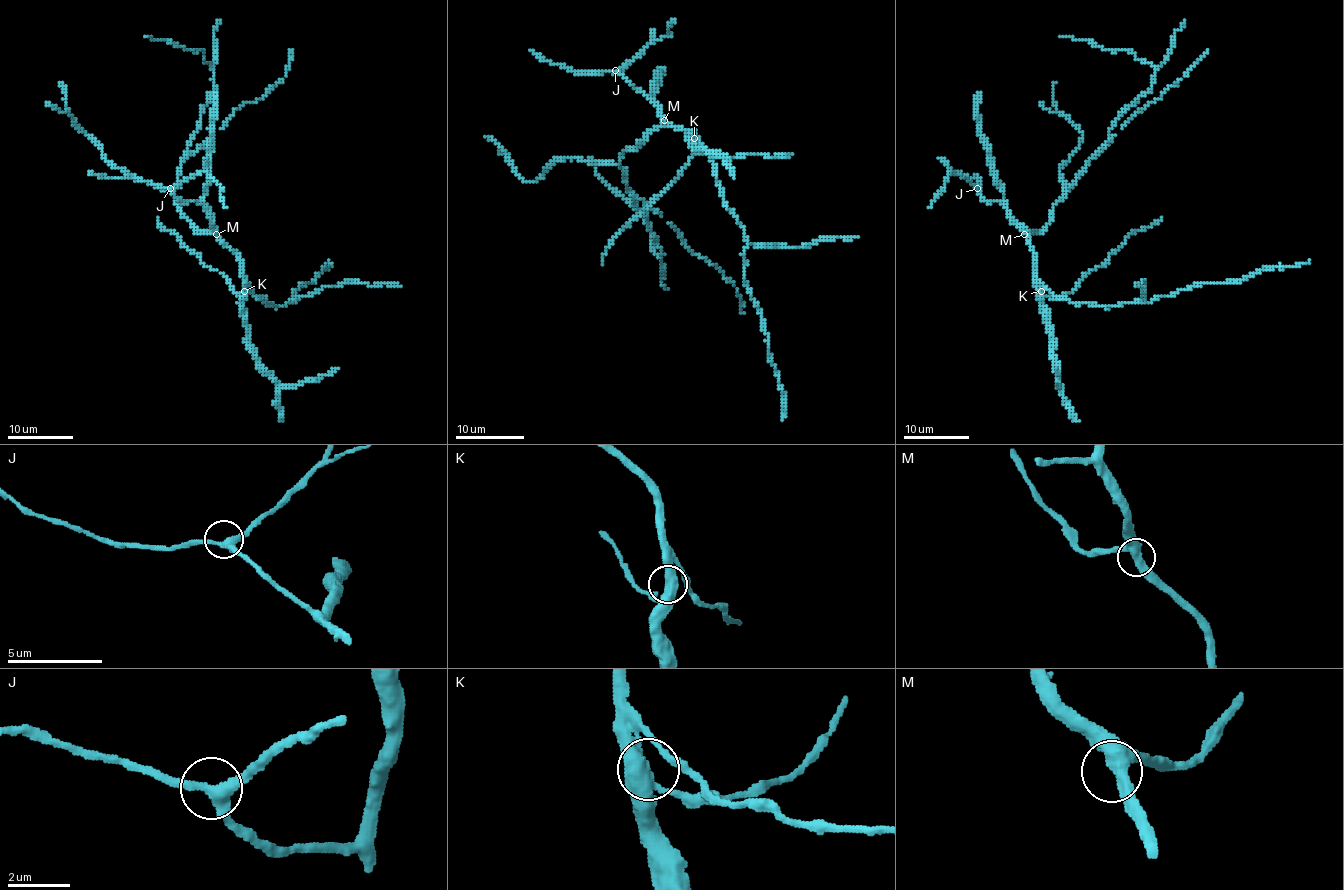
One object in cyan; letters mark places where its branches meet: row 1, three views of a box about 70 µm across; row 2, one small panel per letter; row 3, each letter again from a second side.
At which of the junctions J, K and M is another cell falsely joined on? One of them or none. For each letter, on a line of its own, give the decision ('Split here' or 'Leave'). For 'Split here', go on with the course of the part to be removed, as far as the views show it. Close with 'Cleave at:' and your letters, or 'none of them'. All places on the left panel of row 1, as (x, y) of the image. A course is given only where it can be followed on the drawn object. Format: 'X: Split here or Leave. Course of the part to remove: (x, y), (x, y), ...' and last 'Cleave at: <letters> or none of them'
J: Leave
K: Leave
M: Leave
Cleave at: none of them

